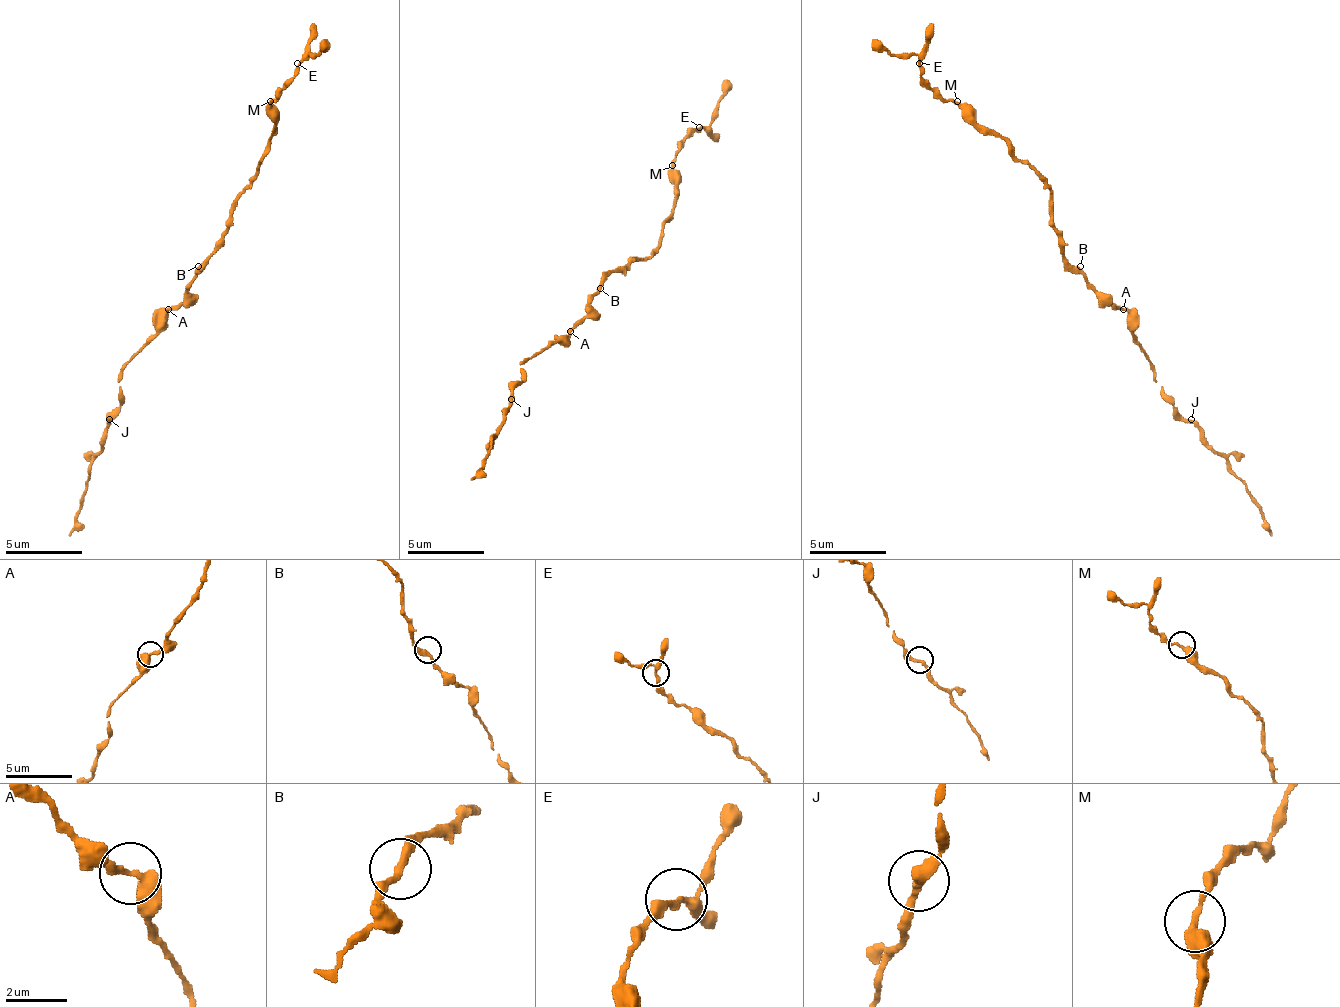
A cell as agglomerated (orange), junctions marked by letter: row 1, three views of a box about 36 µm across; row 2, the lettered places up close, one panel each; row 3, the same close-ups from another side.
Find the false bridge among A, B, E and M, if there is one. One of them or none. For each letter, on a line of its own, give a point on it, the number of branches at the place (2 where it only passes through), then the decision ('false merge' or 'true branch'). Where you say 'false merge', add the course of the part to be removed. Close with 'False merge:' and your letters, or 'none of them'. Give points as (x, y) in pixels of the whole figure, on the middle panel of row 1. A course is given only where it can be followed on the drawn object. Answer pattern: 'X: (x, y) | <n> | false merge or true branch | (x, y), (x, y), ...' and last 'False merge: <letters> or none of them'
A: (570, 331) | 2 | true branch
B: (600, 288) | 2 | true branch
E: (699, 127) | 3 | true branch
M: (672, 165) | 2 | true branch
False merge: none of them

